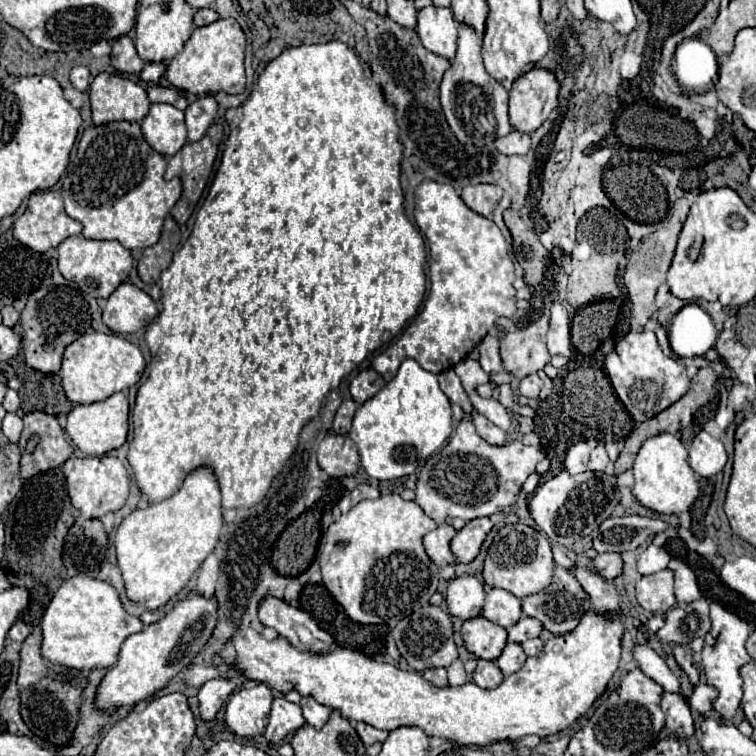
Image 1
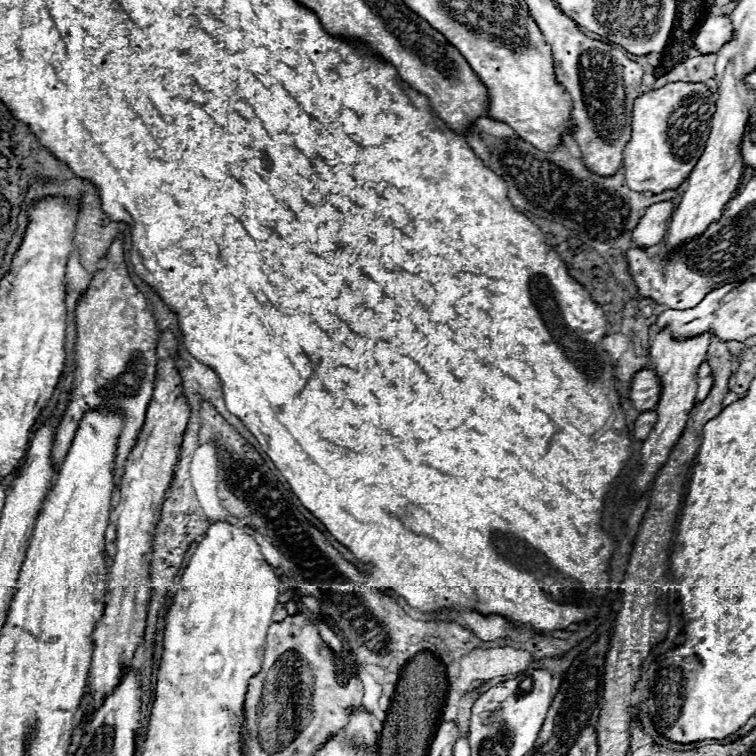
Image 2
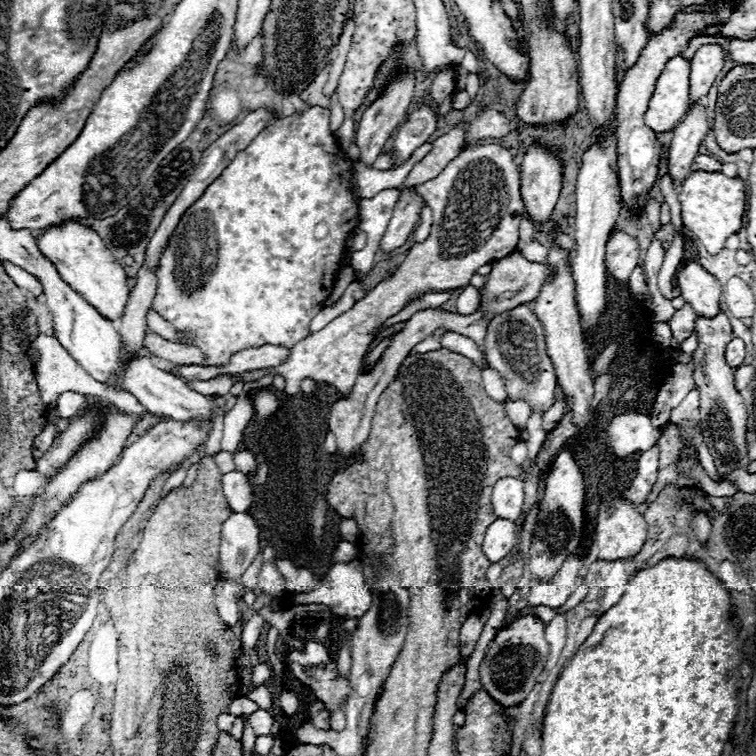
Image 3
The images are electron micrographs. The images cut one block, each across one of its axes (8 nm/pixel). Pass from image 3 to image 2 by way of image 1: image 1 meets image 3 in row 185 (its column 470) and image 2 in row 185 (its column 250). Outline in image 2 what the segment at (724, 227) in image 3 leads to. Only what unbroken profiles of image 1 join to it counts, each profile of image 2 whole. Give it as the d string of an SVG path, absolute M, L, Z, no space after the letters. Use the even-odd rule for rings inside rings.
M670 82L636 98L632 114L632 138L622 156L622 170L628 186L634 192L652 194L676 190L688 178L706 148L714 112L716 98L704 84Z

